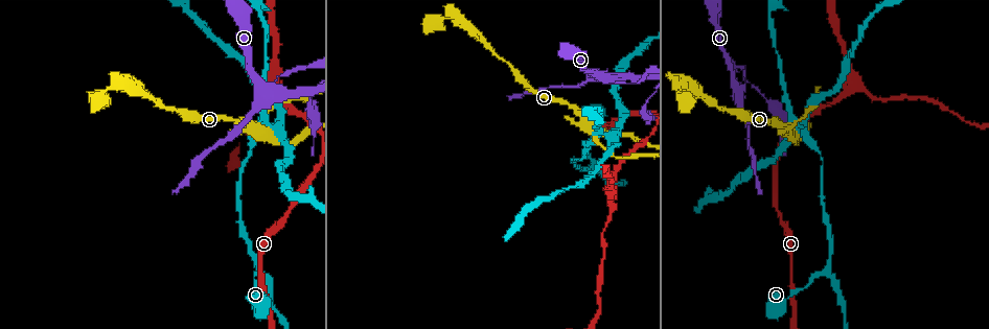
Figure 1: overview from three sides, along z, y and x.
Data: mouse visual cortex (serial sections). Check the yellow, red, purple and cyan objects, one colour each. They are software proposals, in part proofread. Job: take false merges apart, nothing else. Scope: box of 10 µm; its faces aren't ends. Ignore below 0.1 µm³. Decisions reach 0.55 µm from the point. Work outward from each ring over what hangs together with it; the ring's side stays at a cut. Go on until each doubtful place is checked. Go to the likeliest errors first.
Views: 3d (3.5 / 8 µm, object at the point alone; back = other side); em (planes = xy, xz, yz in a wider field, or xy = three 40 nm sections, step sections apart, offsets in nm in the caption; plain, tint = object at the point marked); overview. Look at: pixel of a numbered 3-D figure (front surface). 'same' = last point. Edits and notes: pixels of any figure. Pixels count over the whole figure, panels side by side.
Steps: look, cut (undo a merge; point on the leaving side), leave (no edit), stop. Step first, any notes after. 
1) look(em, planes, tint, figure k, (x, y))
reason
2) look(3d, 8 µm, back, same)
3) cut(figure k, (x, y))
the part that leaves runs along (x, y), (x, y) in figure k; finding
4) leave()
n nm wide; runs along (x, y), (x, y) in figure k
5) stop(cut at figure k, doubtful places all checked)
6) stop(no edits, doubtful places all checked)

look(3d, 3.5 µm, figure 1, (591, 126))
arms part here

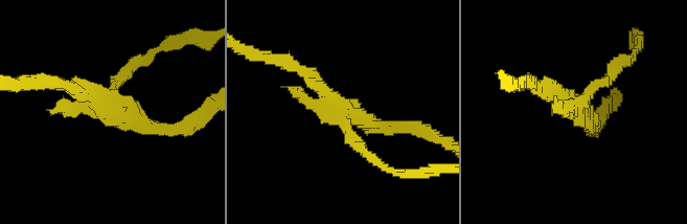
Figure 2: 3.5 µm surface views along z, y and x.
look(em, xy, step 5, plain, figure 2, (344, 113))
now the EM

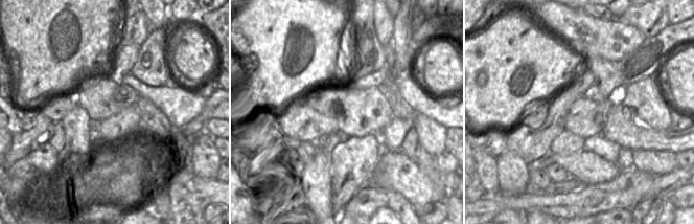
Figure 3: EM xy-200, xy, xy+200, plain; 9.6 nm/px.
look(em, xy, step 5, tint, same)

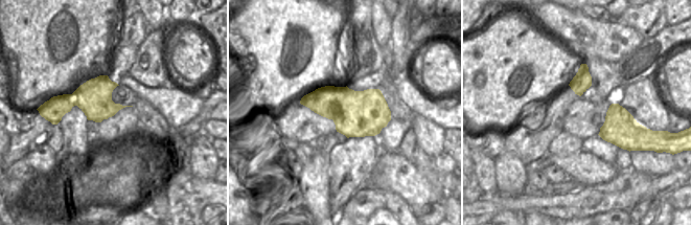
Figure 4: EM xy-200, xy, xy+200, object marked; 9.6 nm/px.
cut(figure 2, (612, 75))
border along (344, 87), (341, 114), (332, 119) in figure 4; a second cell is stuck on

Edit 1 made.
look(overview)
see it whole again

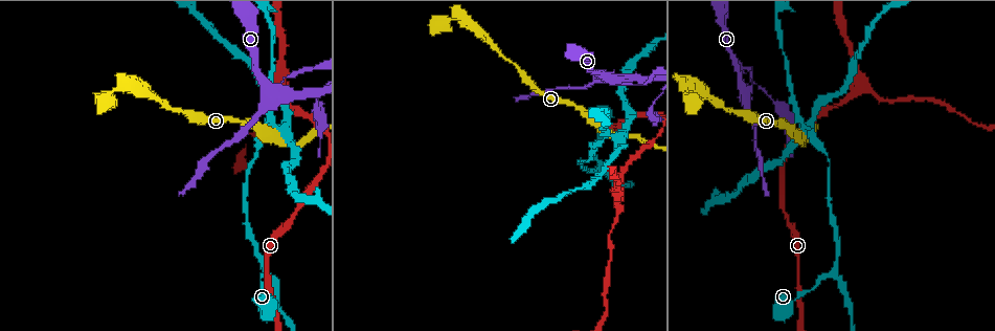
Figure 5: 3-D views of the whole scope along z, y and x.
look(3d, 3.5 µm, figure 5, (744, 93))
small branch off a trunk

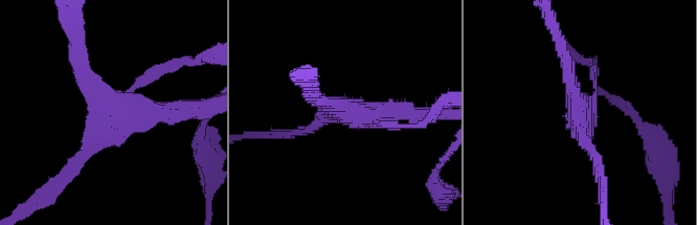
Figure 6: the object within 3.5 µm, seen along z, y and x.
look(em, xy, step 2, tint, figure 6, (110, 106))
4 arms; arms of 100, 200, 200, 250 nm

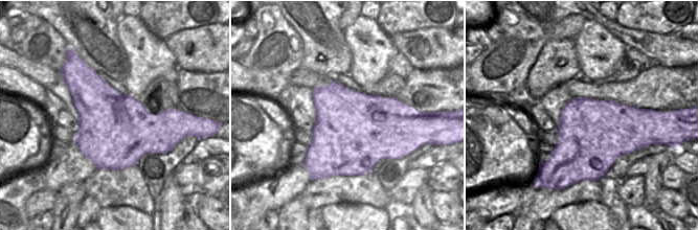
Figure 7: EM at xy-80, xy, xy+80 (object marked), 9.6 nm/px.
cut(figure 6, (157, 72))
the part that leaves runs along (133, 92), (156, 69), (210, 57) in figure 6; two cells meet here

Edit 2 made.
look(overview)
see it whole again

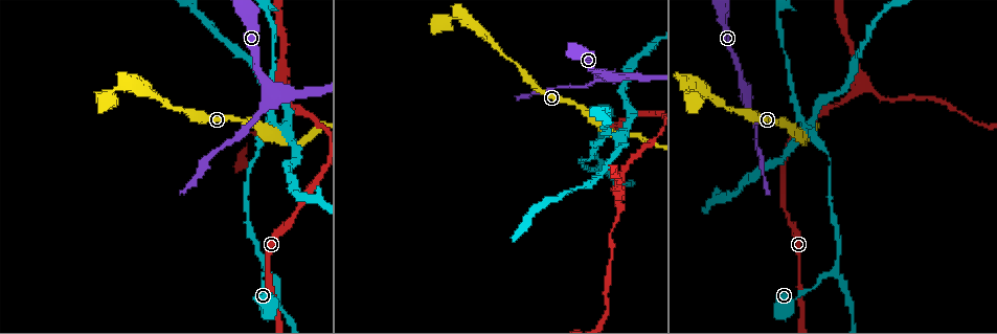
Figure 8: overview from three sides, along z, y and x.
look(3d, 8 µm, figure 8, (619, 194))
three arms meet

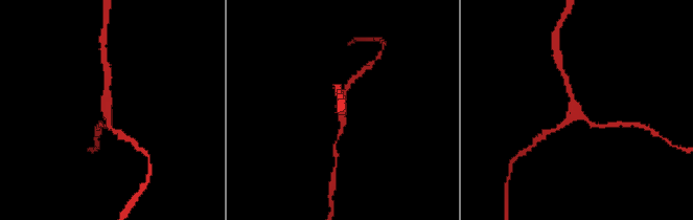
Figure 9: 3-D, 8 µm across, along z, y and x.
look(3d, 3.5 µm, back, same)

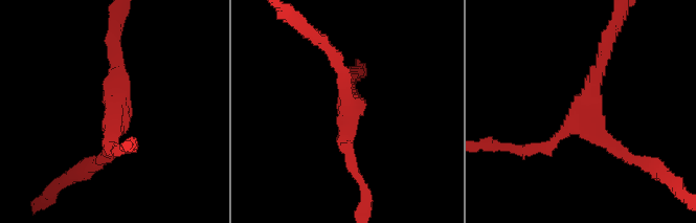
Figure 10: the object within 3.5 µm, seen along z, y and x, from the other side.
look(em, planes, tint, figure 10, (115, 128))
3 arms; arms of 200, 200, 250 nm

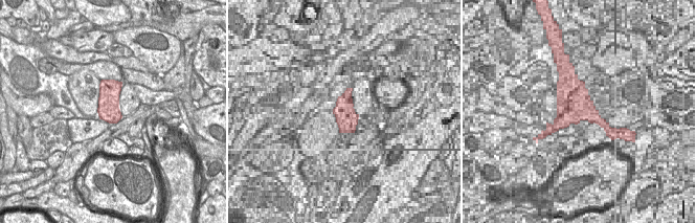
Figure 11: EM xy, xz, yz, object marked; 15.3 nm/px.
leave()
340 nm wide; runs along (641, 161), (587, 127), (601, 59) in figure 10; all the same cell

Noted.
look(3d, 3.5 µm, back, figure 8, (600, 165))

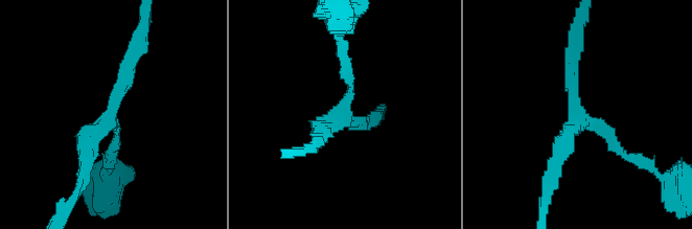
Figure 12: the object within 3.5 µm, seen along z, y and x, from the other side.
look(em, xy, step 1, tint, figure 12, (341, 115))
3 arms; arms of 150, 200, 250 nm; now the EM

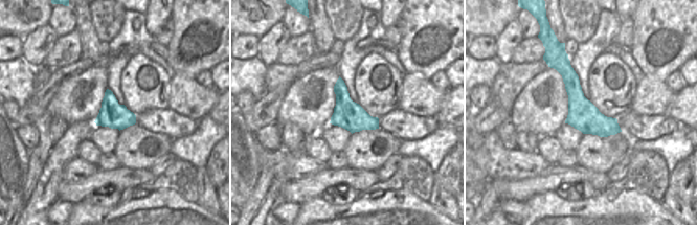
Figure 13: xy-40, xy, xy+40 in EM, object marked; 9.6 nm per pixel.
look(em, xy, step 3, tint, same)

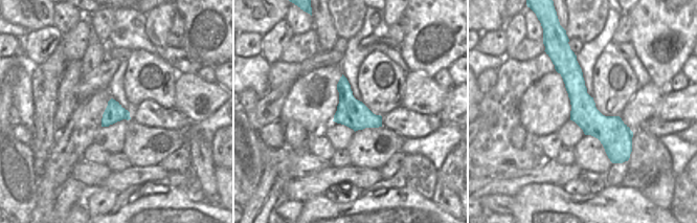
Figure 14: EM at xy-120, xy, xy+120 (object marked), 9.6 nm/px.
leave()
runs along (632, 158), (574, 116), (571, 58) in figure 12; all the same cell

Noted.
look(3d, 3.5 µm, figure 8, (285, 127))
four-way junction

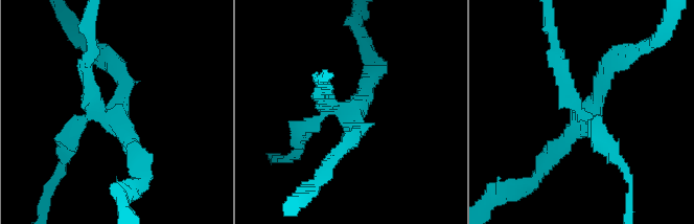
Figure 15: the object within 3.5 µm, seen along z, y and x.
look(em, xy, step 1, tint, figure 15, (584, 118))
4 arms; arms of 200, 250, 250, 250 nm; now the EM

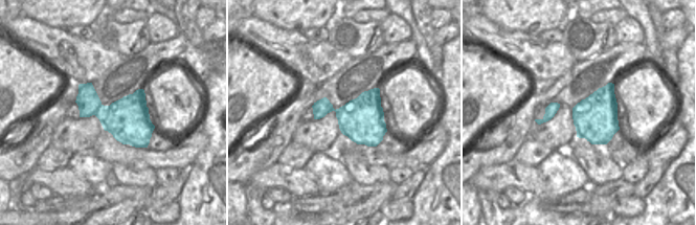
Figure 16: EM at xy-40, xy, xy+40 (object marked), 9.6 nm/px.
cut(figure 15, (123, 80))
border along (102, 105), (94, 114) in figure 16; a second cell is stuck on

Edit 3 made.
stop(cut at figure 2, cut at figure 6, cut at figure 15, doubtful places all checked)

